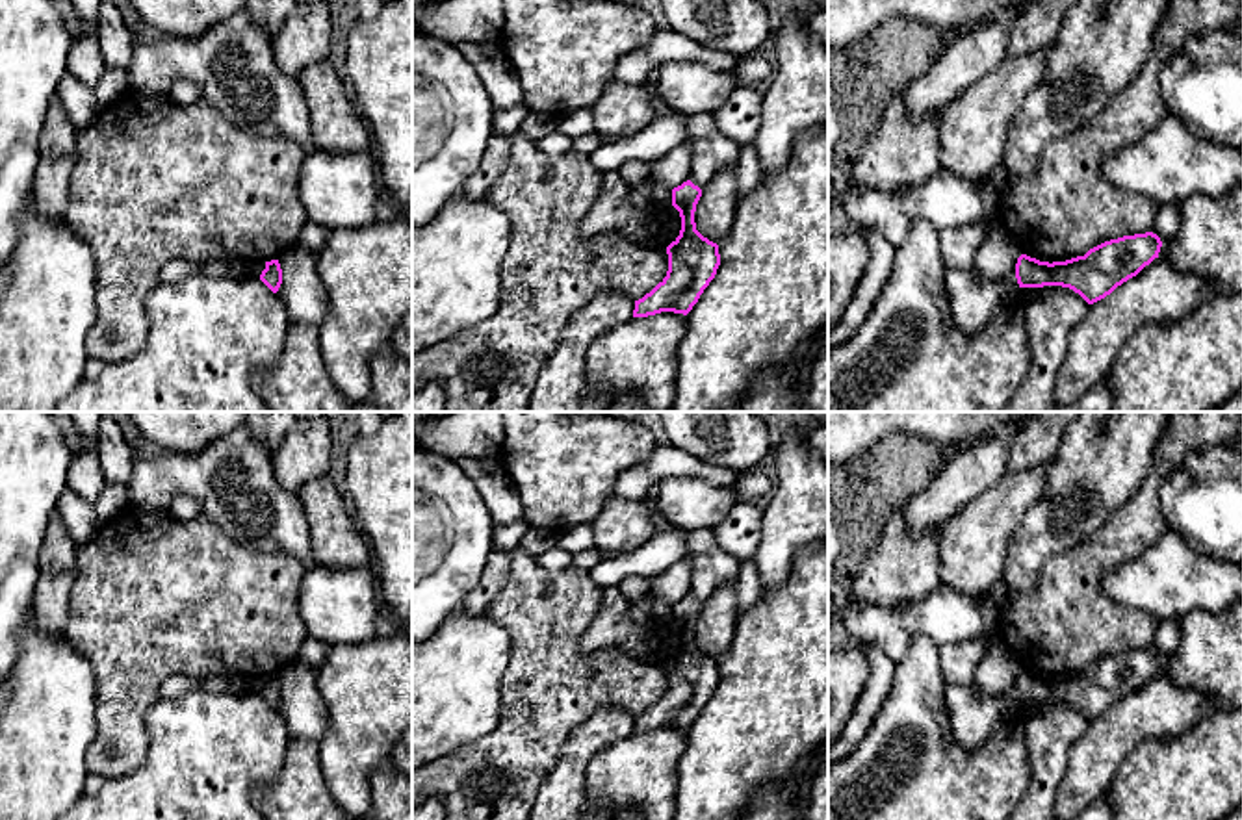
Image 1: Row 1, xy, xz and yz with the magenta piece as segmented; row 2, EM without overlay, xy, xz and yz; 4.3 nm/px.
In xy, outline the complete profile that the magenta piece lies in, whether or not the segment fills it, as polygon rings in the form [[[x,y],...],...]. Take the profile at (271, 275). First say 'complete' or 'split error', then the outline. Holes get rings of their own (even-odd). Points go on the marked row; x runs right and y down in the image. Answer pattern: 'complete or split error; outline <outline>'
complete; outline [[[278,260],[265,262],[265,269],[260,275],[260,280],[277,293],[282,284],[282,269]]]

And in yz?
split error; outline [[[1145,232],[1105,241],[1084,256],[1066,262],[1049,263],[1021,254],[1016,263],[1016,276],[1008,282],[988,280],[978,271],[949,267],[945,291],[952,319],[962,332],[975,334],[1019,288],[1062,286],[1093,304],[1158,258],[1160,247],[1160,237]]]

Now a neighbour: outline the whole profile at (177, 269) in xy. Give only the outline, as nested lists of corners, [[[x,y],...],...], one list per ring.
[[[173,260],[167,262],[160,273],[162,282],[180,282],[188,276],[206,276],[206,278],[226,278],[232,275],[247,276],[252,275],[260,278],[262,271],[265,269],[265,262],[254,260],[252,263],[247,262],[204,262],[204,263],[191,263],[186,260]]]

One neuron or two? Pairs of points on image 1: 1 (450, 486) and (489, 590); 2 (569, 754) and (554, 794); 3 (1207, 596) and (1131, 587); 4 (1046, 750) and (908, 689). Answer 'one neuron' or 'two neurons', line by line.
1: two neurons
2: one neuron
3: one neuron
4: two neurons

